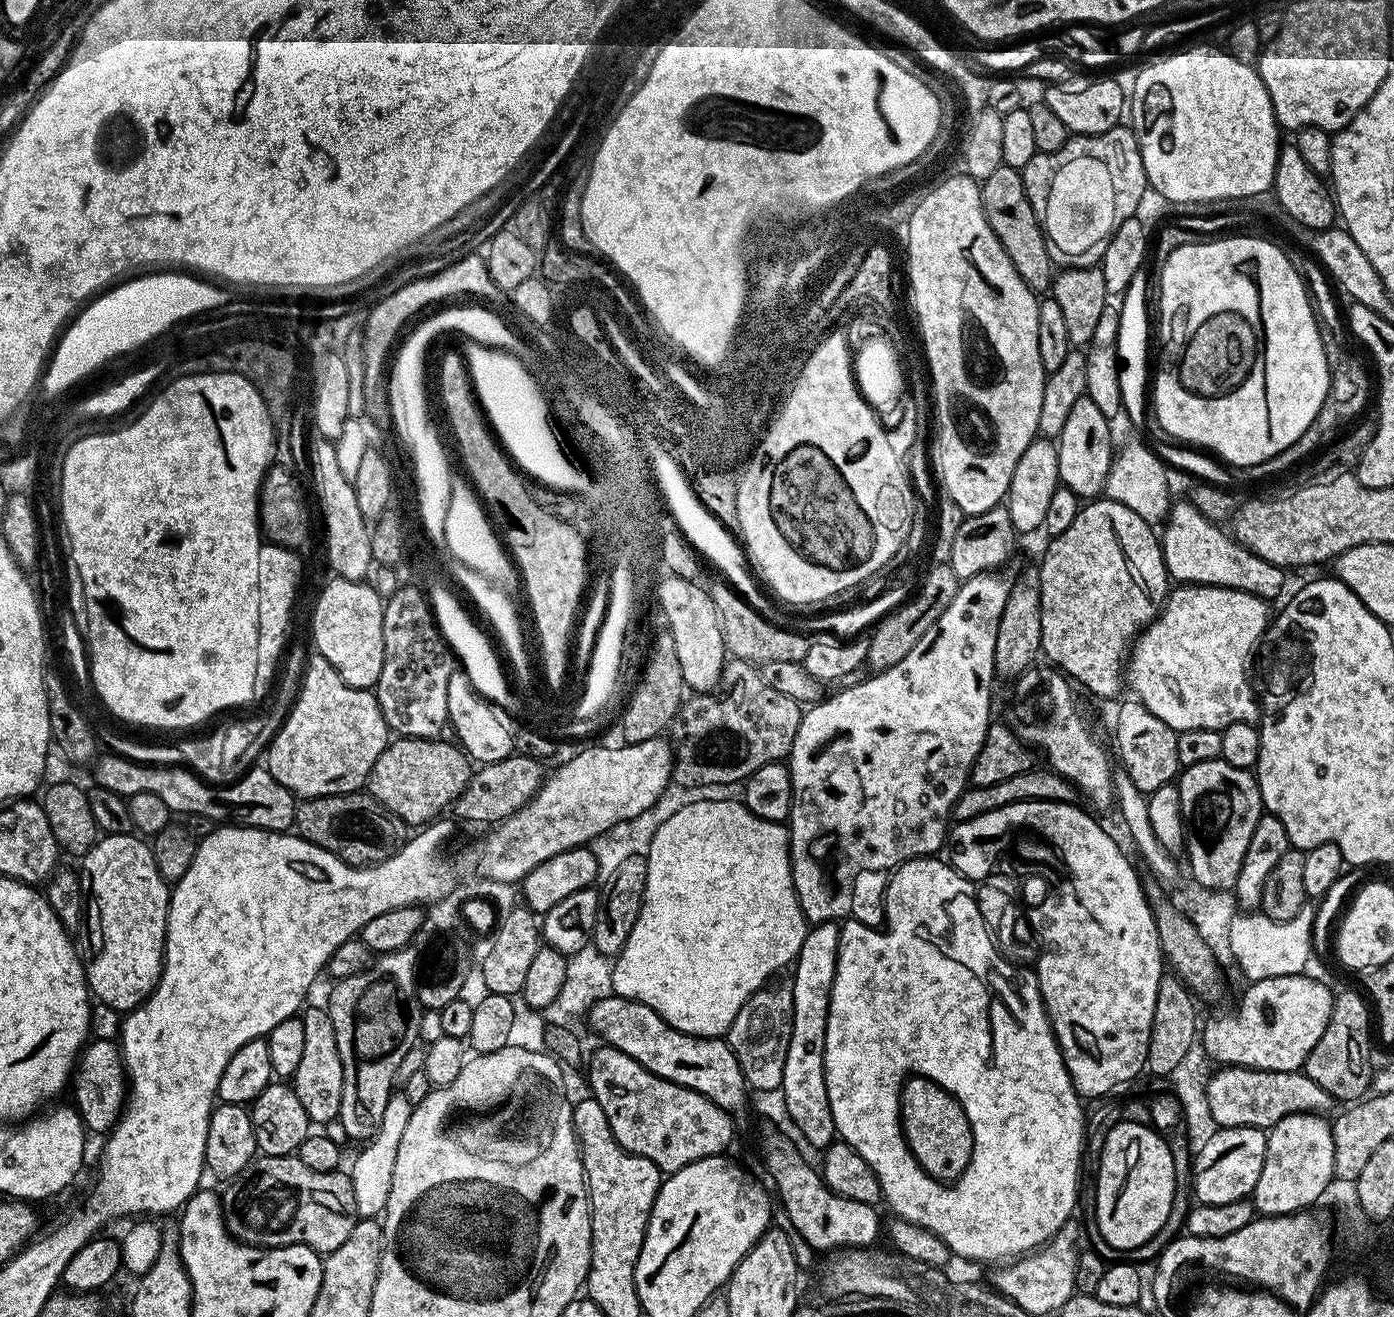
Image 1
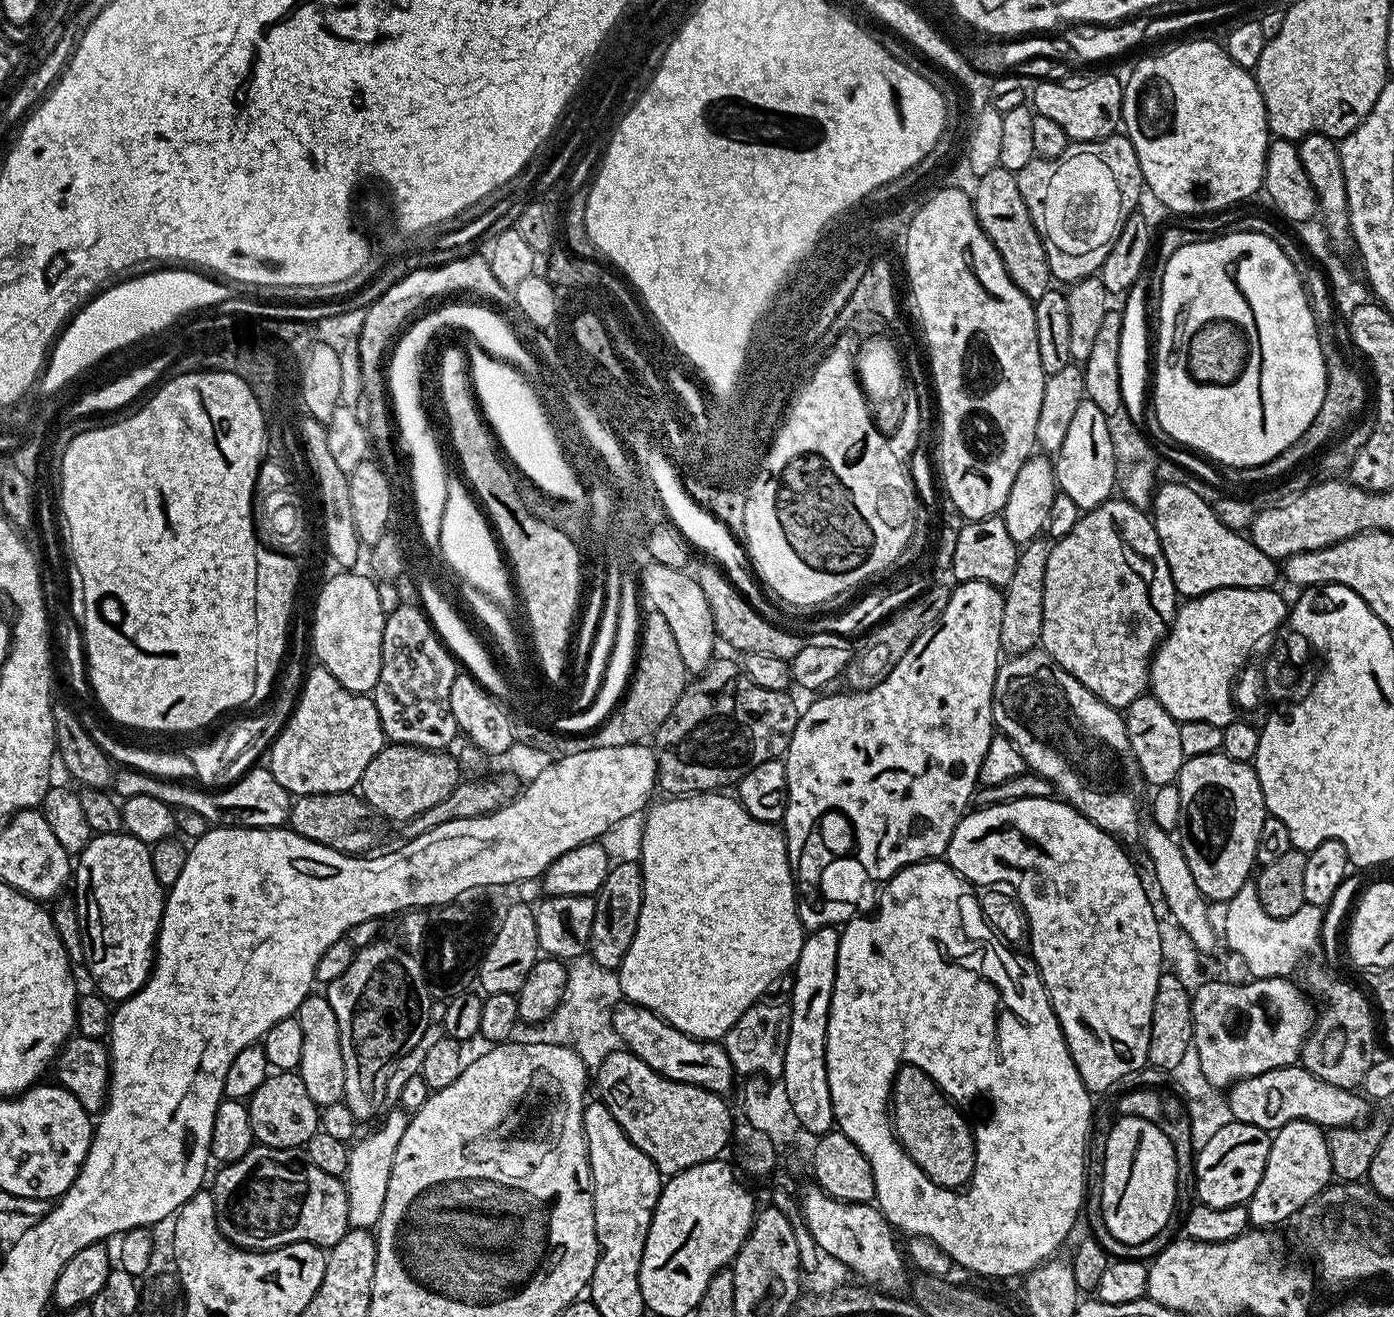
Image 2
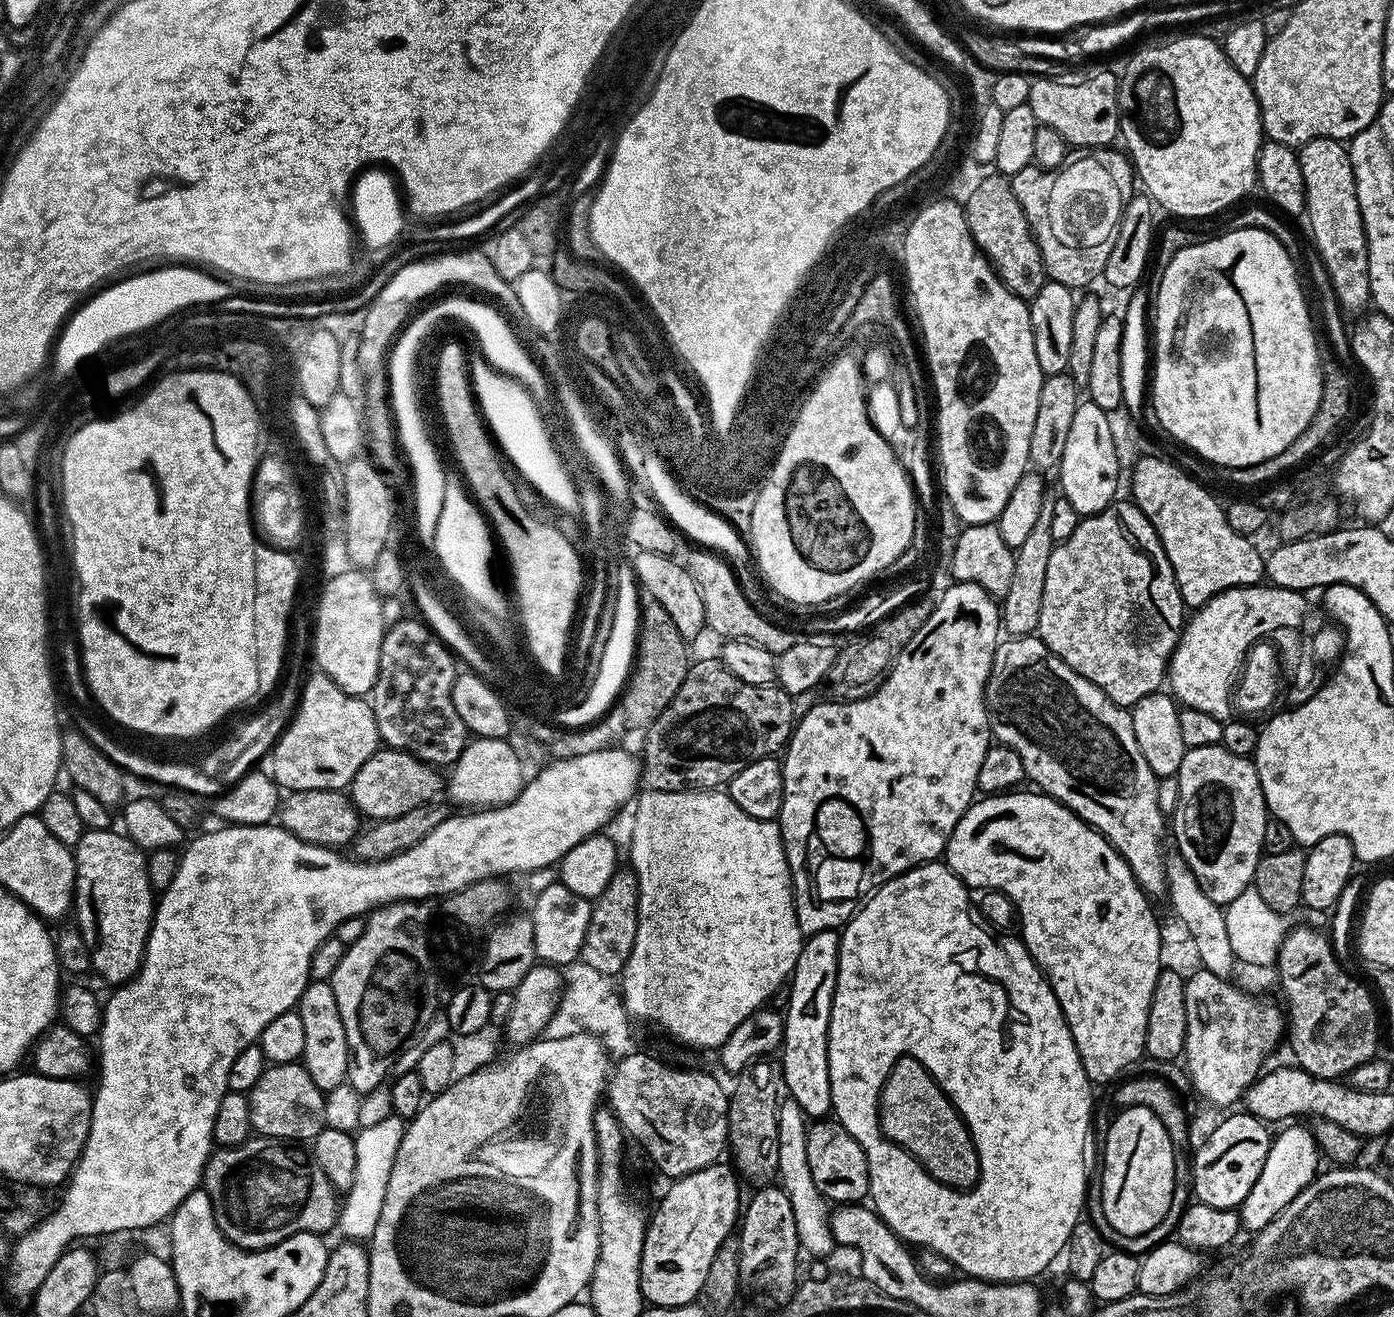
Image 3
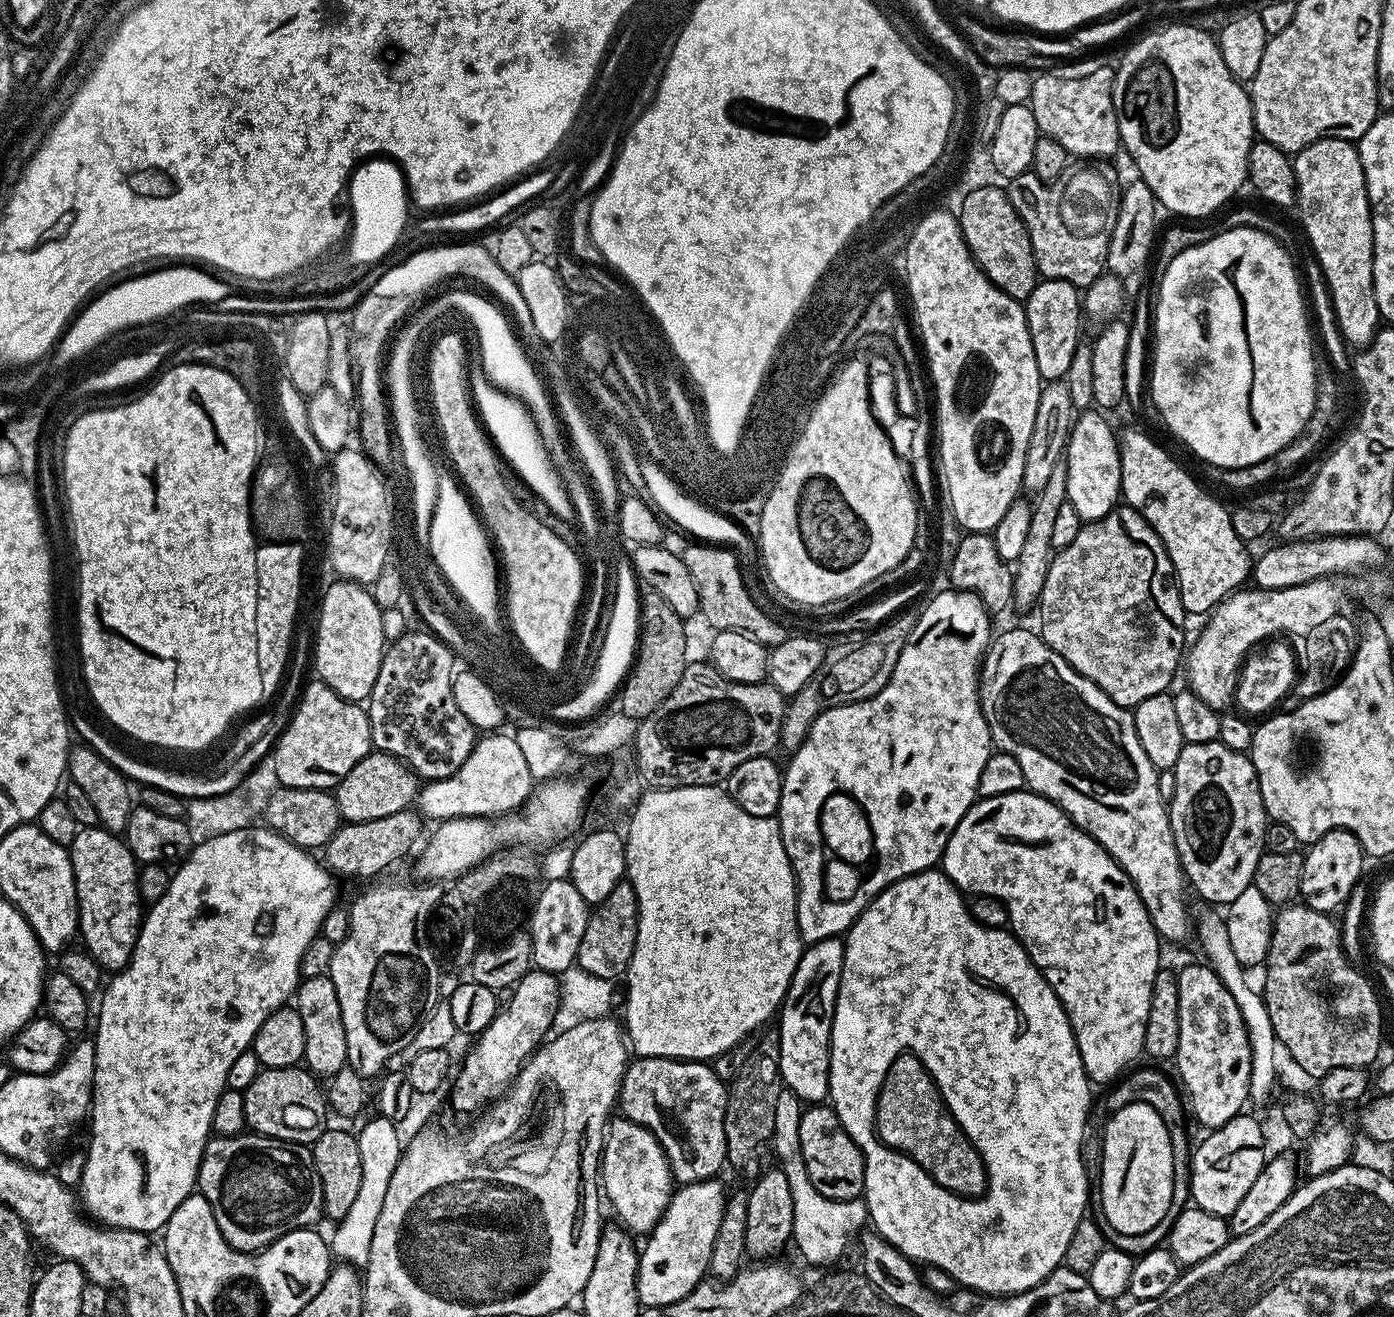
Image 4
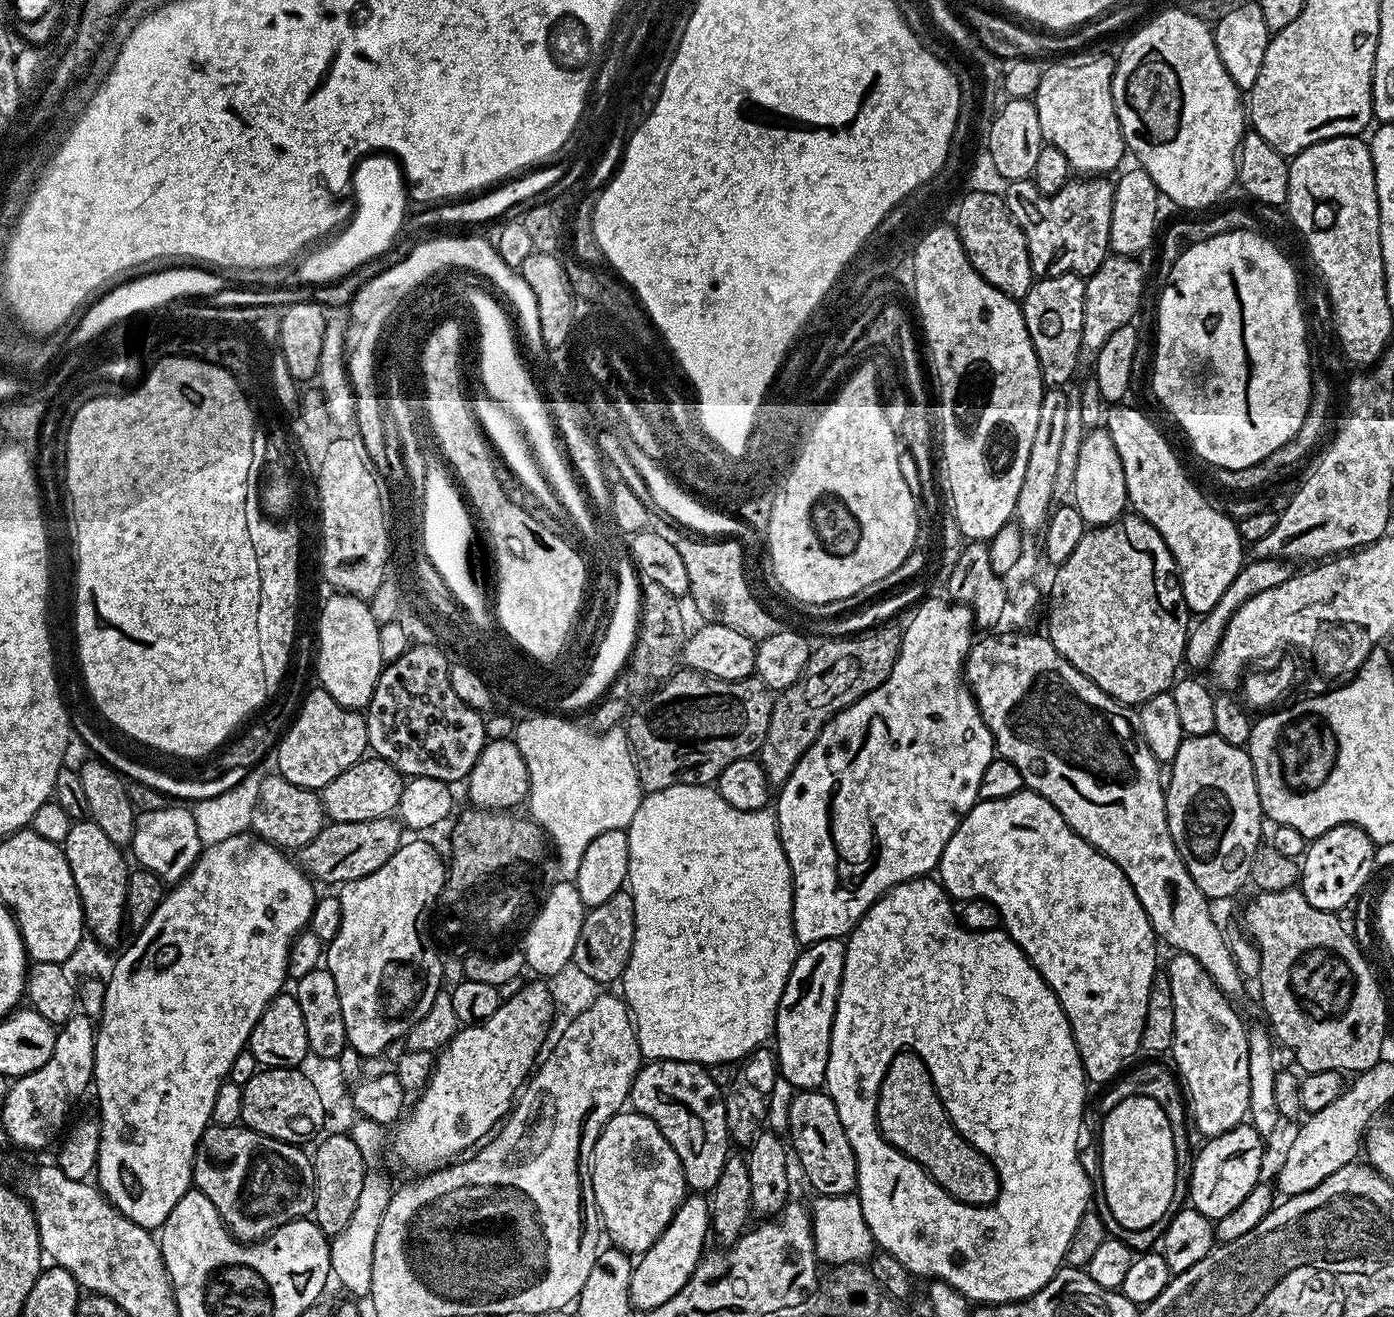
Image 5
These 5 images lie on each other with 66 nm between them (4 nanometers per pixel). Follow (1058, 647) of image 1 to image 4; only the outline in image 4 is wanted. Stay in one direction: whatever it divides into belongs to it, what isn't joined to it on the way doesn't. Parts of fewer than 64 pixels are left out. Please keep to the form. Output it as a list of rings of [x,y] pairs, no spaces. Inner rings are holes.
[[[1117,506],[1110,514],[1106,514],[1097,520],[1081,523],[1078,530],[1078,538],[1070,542],[1070,546],[1059,549],[1052,557],[1052,565],[1046,574],[1046,586],[1040,595],[1038,613],[1040,612],[1040,628],[1038,635],[1050,645],[1062,659],[1078,674],[1082,674],[1090,682],[1094,682],[1107,696],[1118,706],[1132,710],[1137,704],[1146,702],[1146,698],[1154,698],[1154,694],[1162,694],[1171,689],[1172,679],[1176,676],[1176,667],[1181,667],[1182,657],[1186,652],[1186,640],[1184,644],[1184,620],[1186,613],[1182,606],[1180,587],[1176,585],[1176,573],[1172,570],[1172,563],[1166,554],[1164,544],[1158,538],[1158,534],[1133,508]]]

